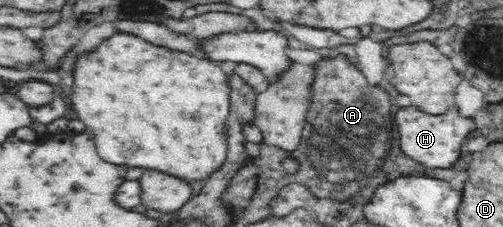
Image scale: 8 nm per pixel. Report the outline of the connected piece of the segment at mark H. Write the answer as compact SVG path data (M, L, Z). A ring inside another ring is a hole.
M406 107L404 111L398 111L396 121L400 127L400 148L404 154L430 169L450 169L458 161L462 143L466 141L468 133L474 131L474 121L460 117L458 109L450 109L442 117L428 117L416 107Z

